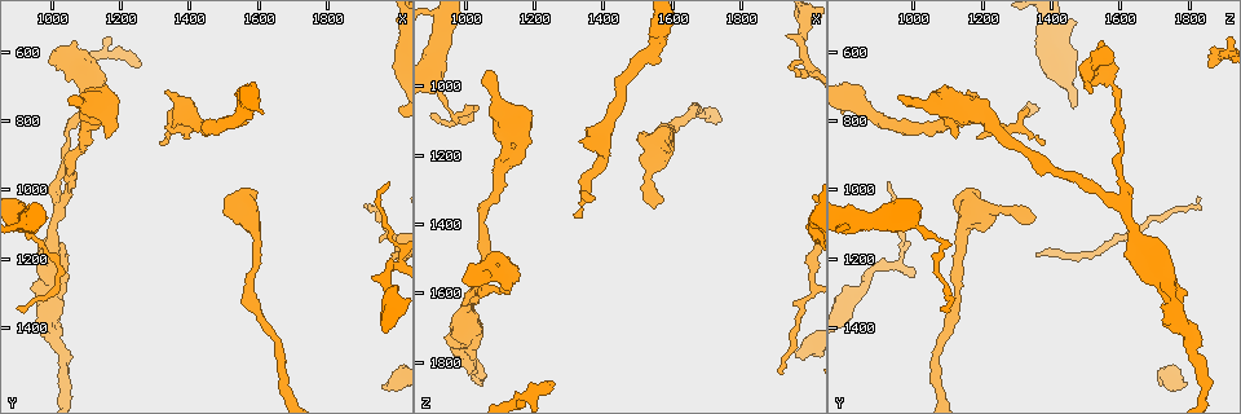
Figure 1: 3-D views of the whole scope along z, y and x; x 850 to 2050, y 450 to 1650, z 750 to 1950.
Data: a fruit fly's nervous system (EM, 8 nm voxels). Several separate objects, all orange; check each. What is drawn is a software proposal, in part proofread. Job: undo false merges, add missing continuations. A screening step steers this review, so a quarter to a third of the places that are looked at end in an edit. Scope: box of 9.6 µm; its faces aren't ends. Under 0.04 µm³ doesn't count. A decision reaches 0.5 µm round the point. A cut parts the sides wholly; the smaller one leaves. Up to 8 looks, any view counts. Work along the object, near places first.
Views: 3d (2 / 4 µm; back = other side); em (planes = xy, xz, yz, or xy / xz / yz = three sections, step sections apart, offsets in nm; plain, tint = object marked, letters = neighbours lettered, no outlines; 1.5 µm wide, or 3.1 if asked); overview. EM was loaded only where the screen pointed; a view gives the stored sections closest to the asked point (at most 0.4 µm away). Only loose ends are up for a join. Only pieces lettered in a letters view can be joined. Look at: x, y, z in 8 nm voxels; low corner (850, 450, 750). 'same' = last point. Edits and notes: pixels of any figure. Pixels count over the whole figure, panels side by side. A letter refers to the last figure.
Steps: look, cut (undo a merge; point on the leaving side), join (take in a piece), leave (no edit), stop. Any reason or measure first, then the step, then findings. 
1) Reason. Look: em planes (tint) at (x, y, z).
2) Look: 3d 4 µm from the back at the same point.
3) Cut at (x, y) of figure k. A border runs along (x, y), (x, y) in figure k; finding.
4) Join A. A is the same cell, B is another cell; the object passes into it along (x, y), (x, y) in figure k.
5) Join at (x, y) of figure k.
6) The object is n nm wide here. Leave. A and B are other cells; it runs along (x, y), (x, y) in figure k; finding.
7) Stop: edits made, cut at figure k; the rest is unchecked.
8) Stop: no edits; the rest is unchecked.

Free end. Look: em yz step 4 (tint) at (1030, 650, 1520).

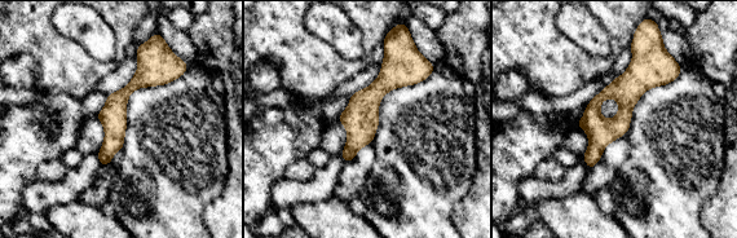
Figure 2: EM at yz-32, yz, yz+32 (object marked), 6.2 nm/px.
Cut it another way. Look: em planes (letters) at the same point.

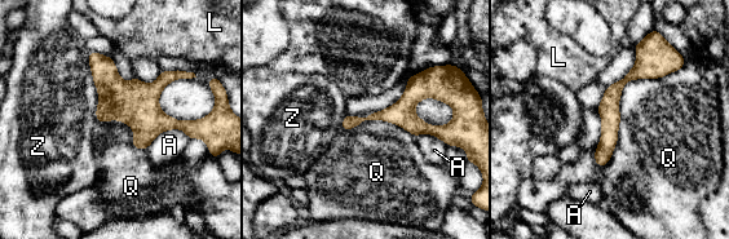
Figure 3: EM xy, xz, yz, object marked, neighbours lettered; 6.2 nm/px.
Leave. A, L, Q and Z are other cells; a border runs along (683, 66), (624, 85), (600, 168) in figure 3; no lettered piece goes on from it.

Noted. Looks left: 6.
Sudden change in width. Look: 3d 4 µm at (1540, 1060, 1230).

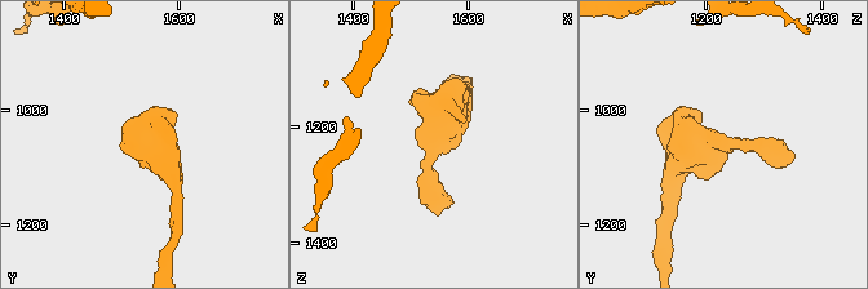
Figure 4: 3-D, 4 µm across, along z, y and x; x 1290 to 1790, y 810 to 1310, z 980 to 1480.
Need the tissue. Look: em yz step 4 (tint) at (1545, 1060, 1220).

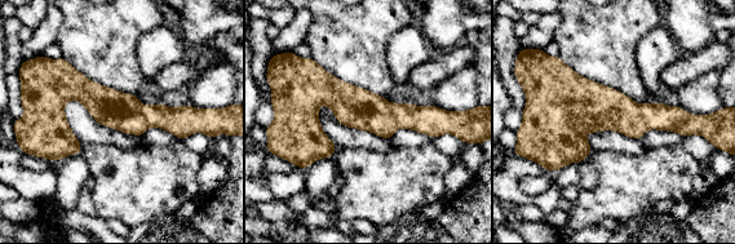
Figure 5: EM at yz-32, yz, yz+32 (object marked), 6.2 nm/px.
Another direction. Look: em planes (letters) at the same point.

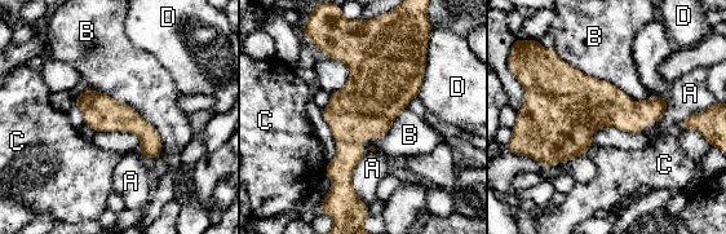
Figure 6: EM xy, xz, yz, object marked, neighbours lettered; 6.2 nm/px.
The object is 240 nm wide here. Leave. A, B, C and D are other cells; all the same neuron.

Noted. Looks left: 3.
Thick turns thin. Look: em planes (tint) at (1980, 1310, 850).

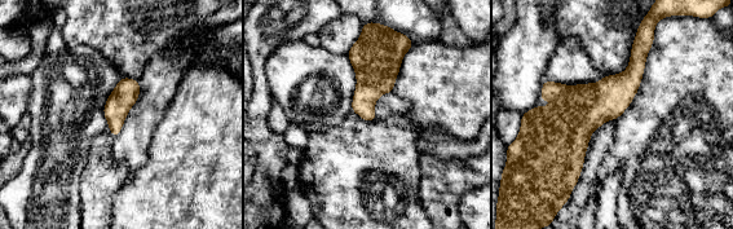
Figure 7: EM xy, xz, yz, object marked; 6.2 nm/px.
See the neighbours. Look: em planes (letters) at the same point.

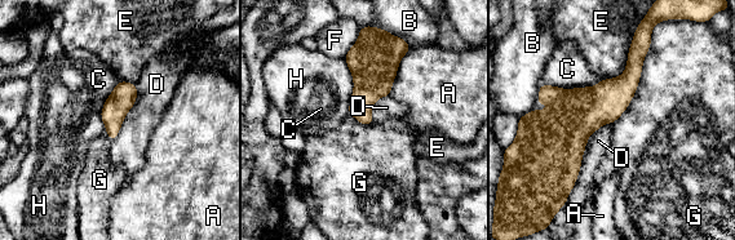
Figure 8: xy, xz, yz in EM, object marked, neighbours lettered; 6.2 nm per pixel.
The longest contact is with G, 600 nm. Leave. A, B, C, D, E, F, G and H are other cells; a border runs along (611, 123), (589, 136), (567, 196) in figure 8; continuous, no second neuron.

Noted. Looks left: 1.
Stop: no edits; the rest is unchecked.

